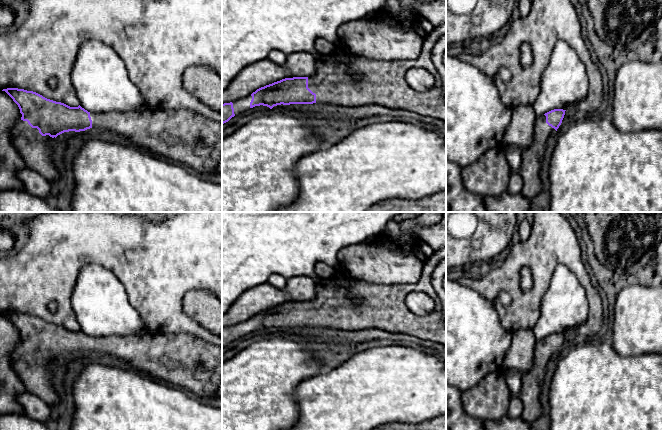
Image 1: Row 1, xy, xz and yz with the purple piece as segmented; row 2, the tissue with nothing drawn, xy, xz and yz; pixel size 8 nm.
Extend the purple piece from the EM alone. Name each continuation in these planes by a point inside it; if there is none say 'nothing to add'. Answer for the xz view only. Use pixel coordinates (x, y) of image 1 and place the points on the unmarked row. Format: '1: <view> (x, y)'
1: xz (359, 306)

